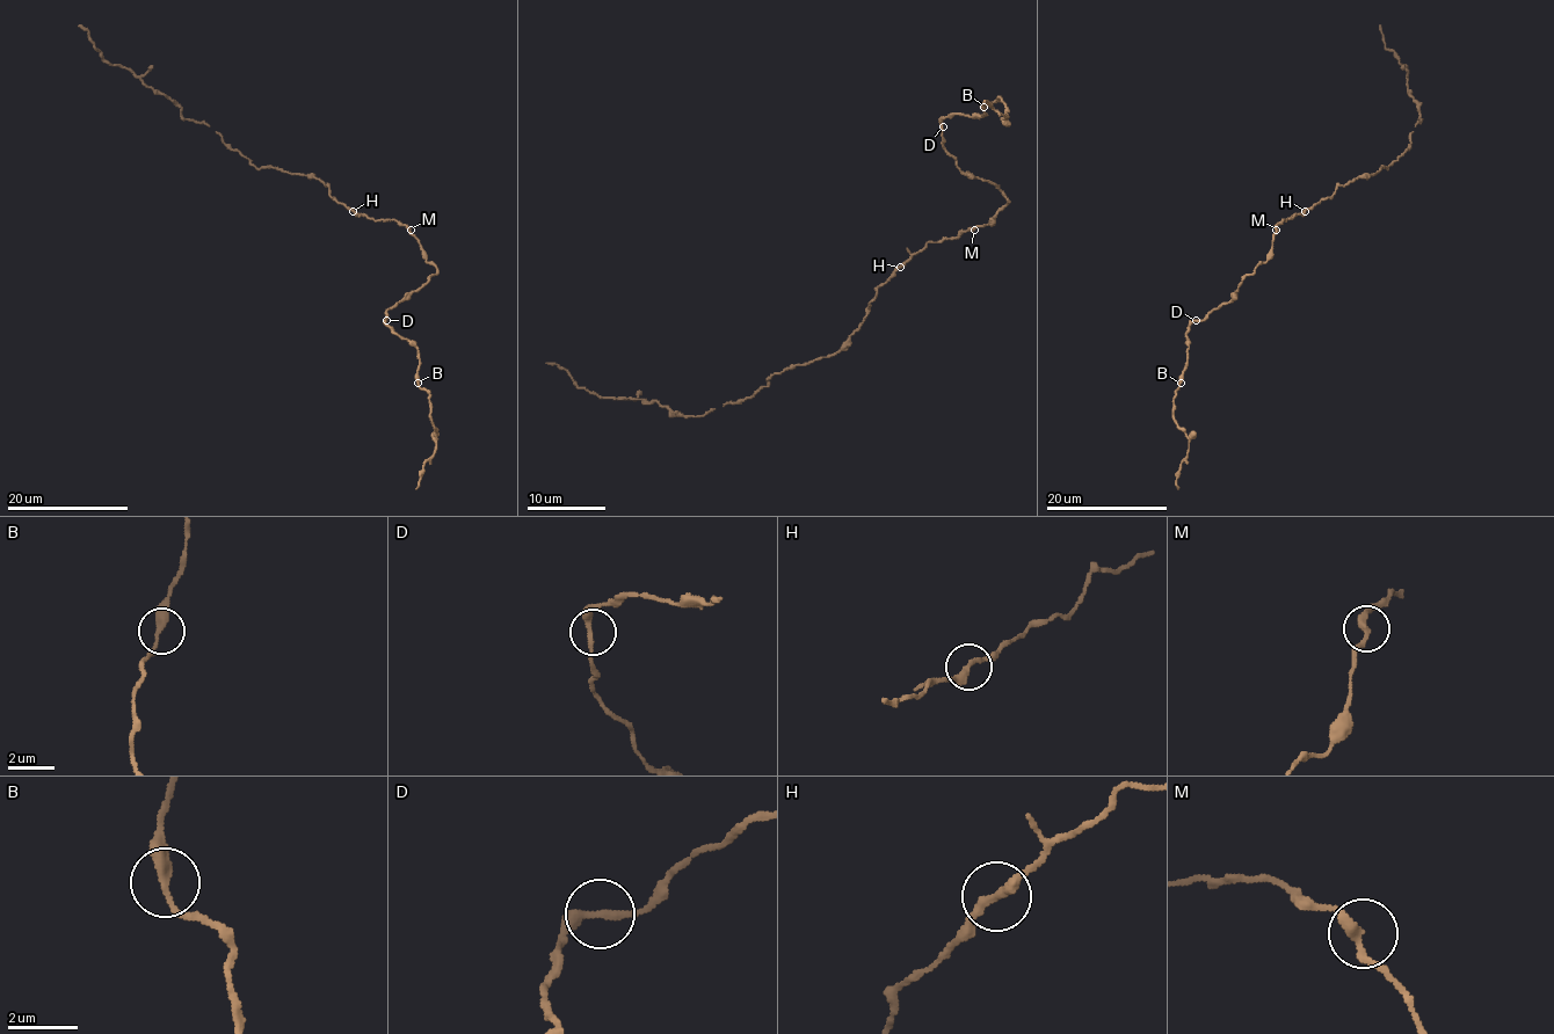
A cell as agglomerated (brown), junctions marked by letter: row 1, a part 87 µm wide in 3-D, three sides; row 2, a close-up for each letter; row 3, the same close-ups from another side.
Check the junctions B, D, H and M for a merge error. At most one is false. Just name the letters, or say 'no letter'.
no letter

